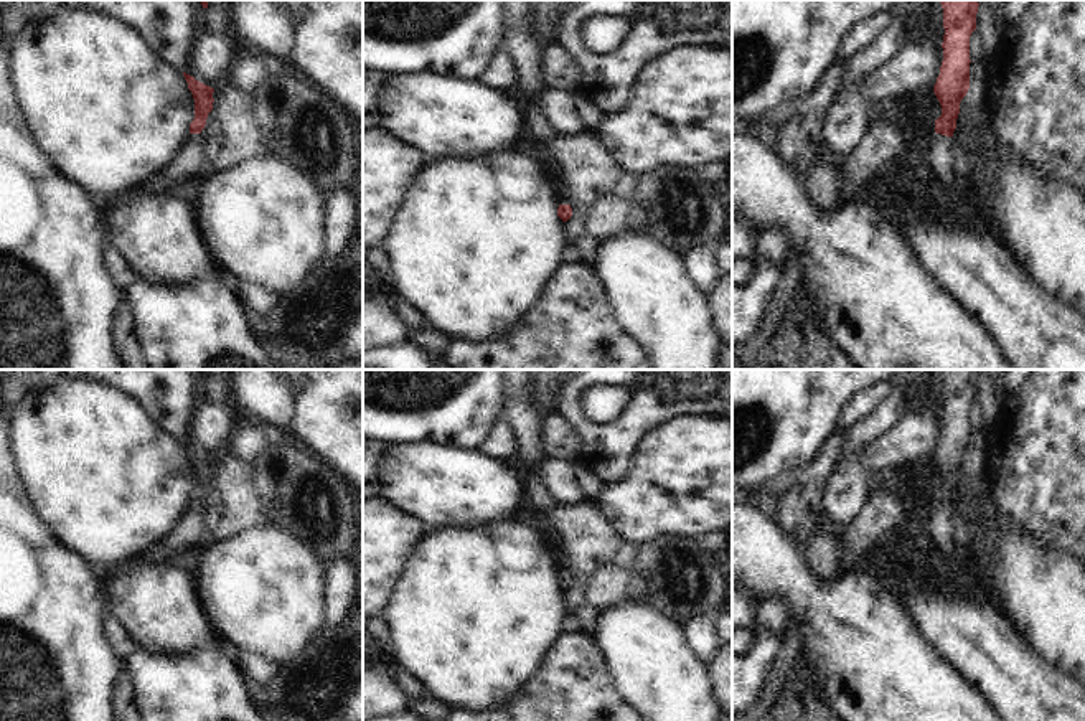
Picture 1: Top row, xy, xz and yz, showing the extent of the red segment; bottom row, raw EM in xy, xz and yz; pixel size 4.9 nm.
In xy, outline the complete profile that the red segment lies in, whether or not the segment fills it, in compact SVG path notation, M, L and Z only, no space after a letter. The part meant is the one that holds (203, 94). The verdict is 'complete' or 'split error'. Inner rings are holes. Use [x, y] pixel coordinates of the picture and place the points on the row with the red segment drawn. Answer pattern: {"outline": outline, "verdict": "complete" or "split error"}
{"outline": "M183 73L188 89L195 99L195 119L190 124L188 139L178 157L165 167L160 173L150 177L137 191L137 195L150 195L155 191L173 191L173 188L186 181L193 172L195 152L201 147L201 130L206 125L208 114L213 111L214 89L196 81L193 76Z", "verdict": "split error"}

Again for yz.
{"outline": "M940 0L943 8L943 61L933 92L942 106L935 120L932 148L937 152L938 170L953 163L953 132L960 114L960 102L970 89L970 36L976 30L976 0Z", "verdict": "split error"}

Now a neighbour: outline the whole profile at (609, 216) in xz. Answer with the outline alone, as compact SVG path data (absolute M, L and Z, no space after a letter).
M608 193L600 198L585 214L584 234L605 243L630 229L632 203Z

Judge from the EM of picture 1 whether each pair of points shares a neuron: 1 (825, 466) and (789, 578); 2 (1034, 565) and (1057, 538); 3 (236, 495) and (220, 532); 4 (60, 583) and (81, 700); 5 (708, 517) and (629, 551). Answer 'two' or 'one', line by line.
1: two
2: two
3: one
4: one
5: two

